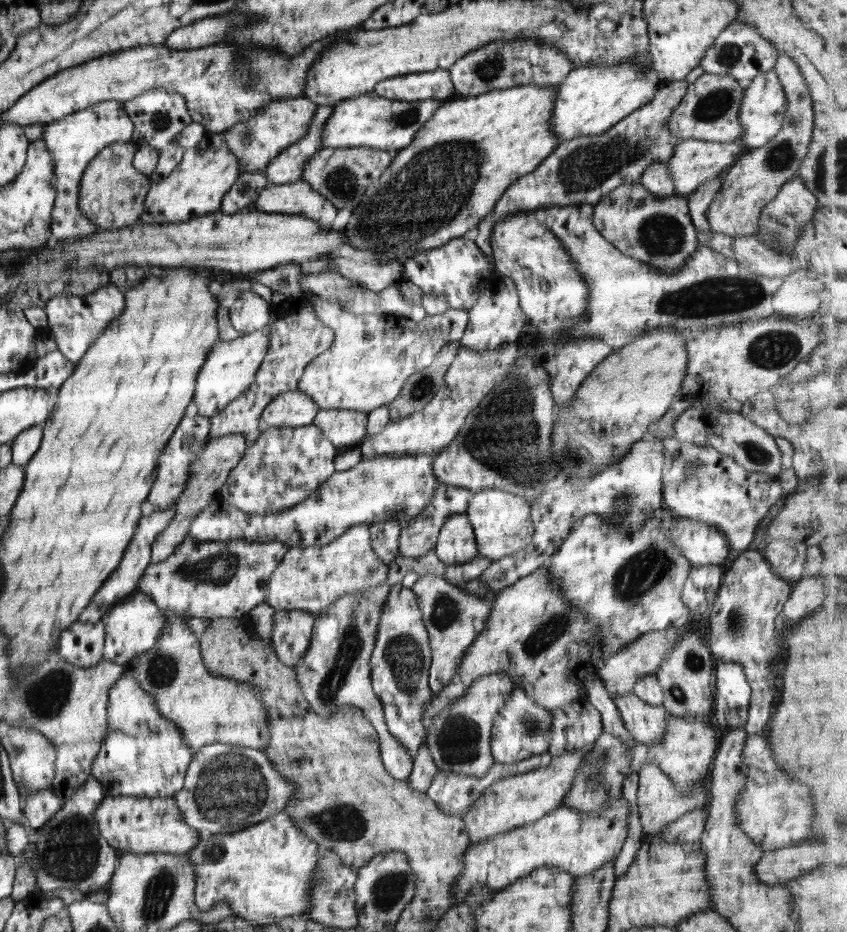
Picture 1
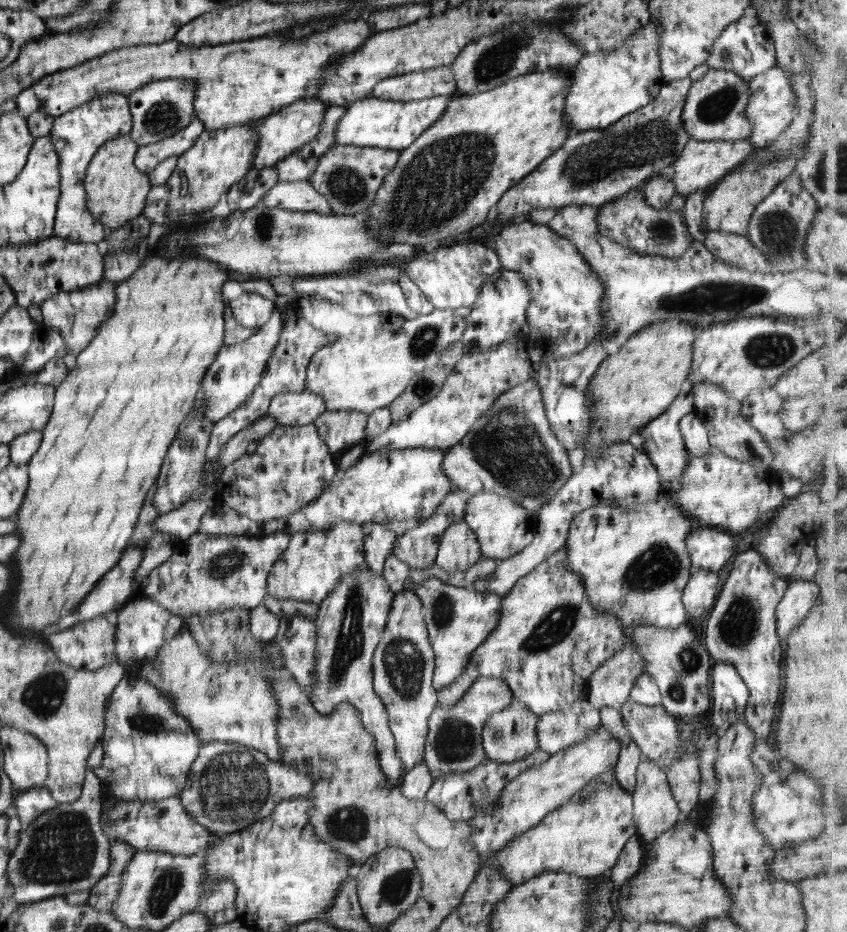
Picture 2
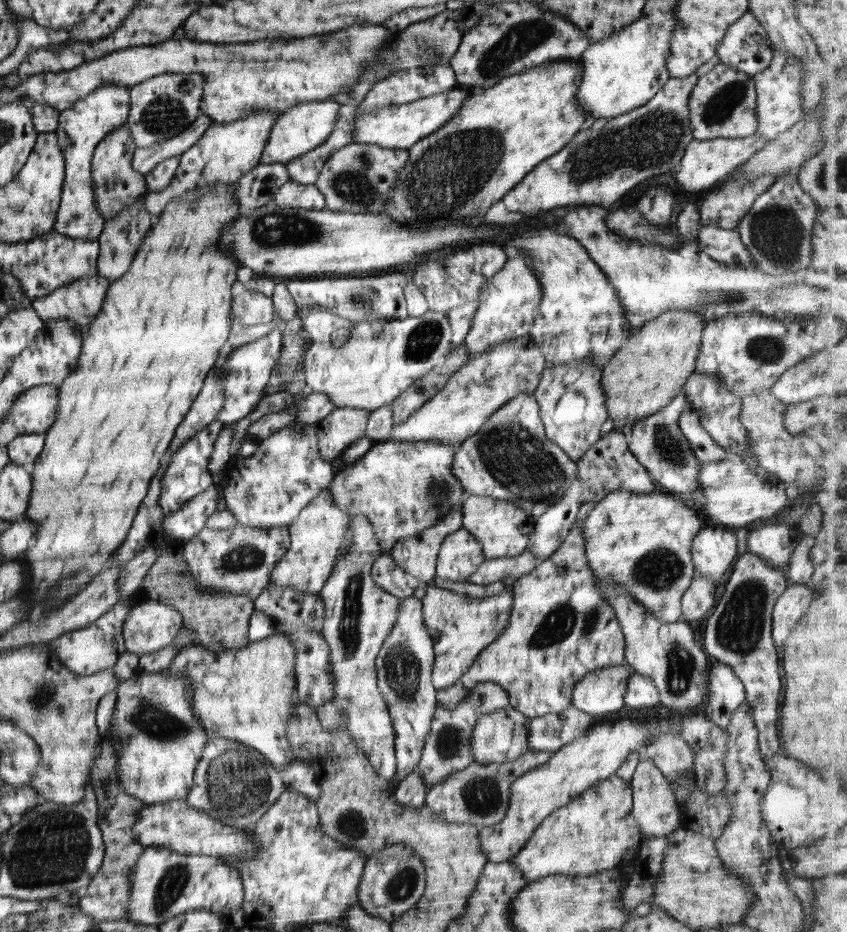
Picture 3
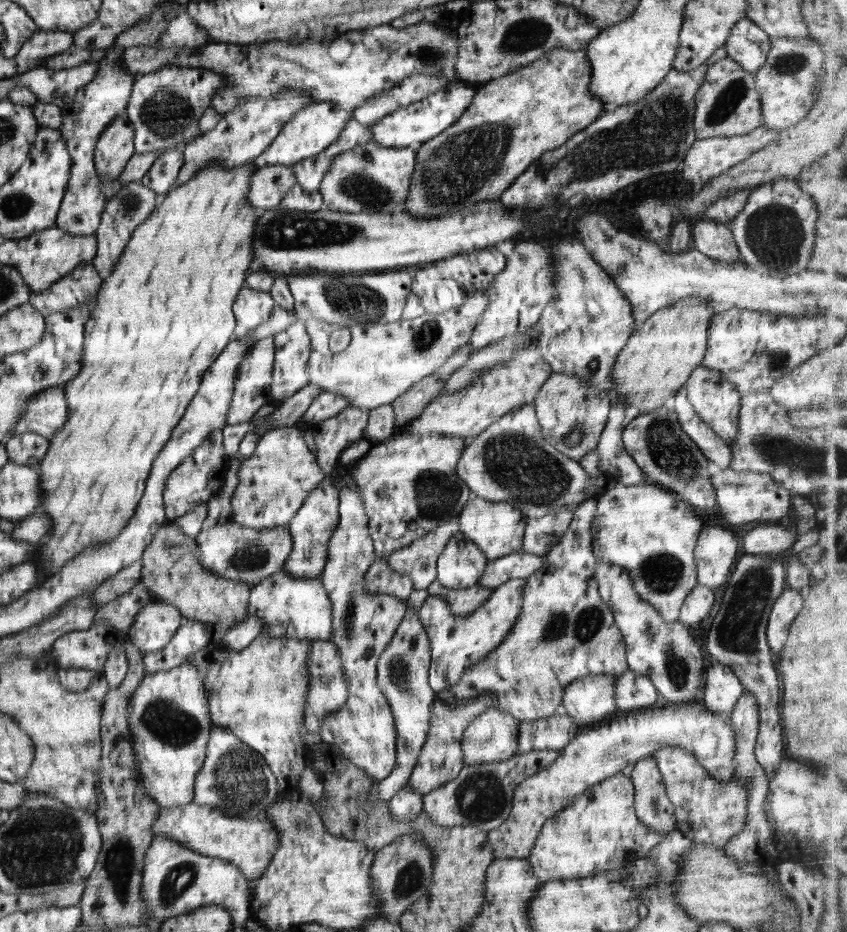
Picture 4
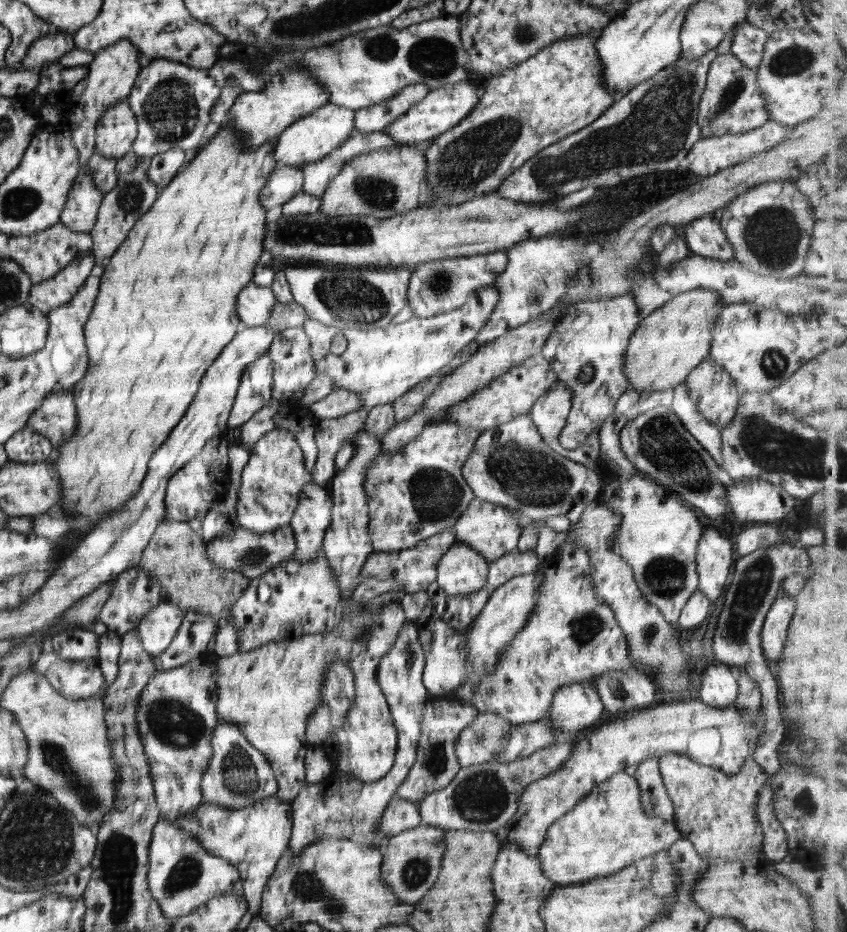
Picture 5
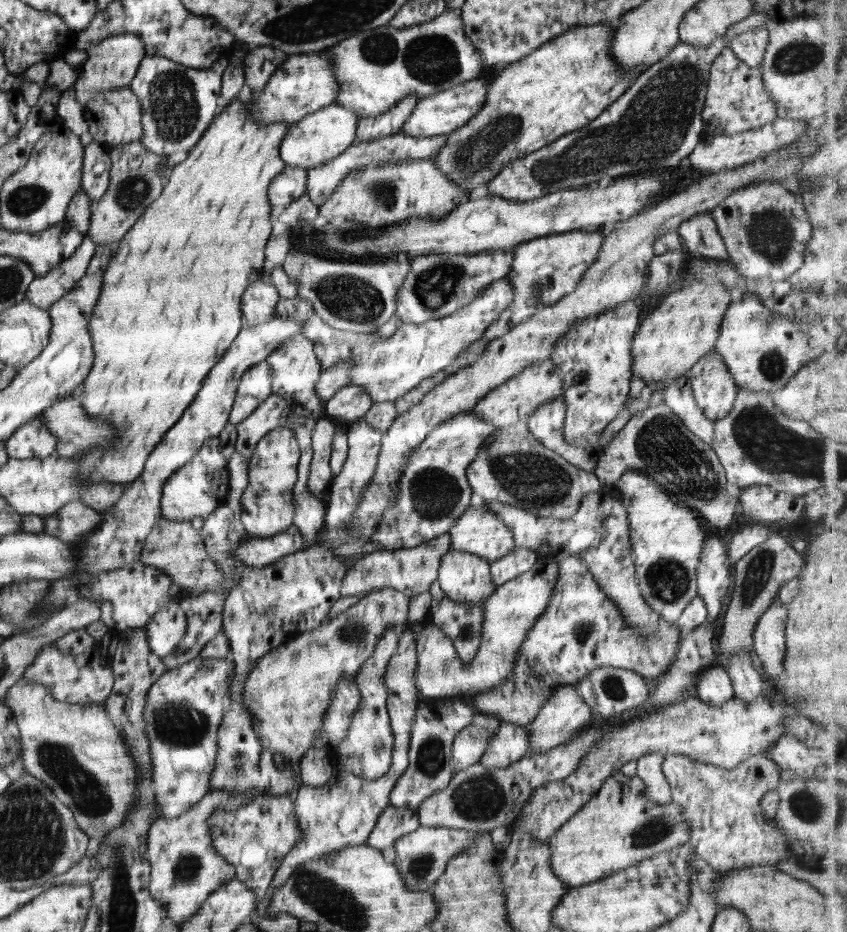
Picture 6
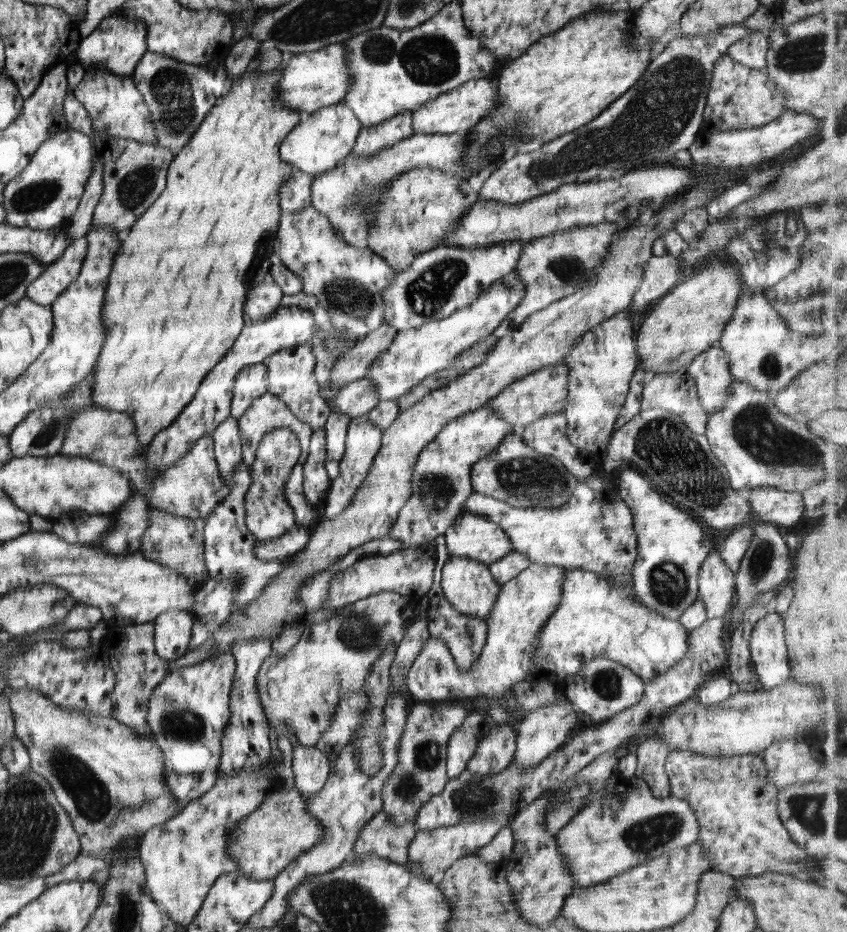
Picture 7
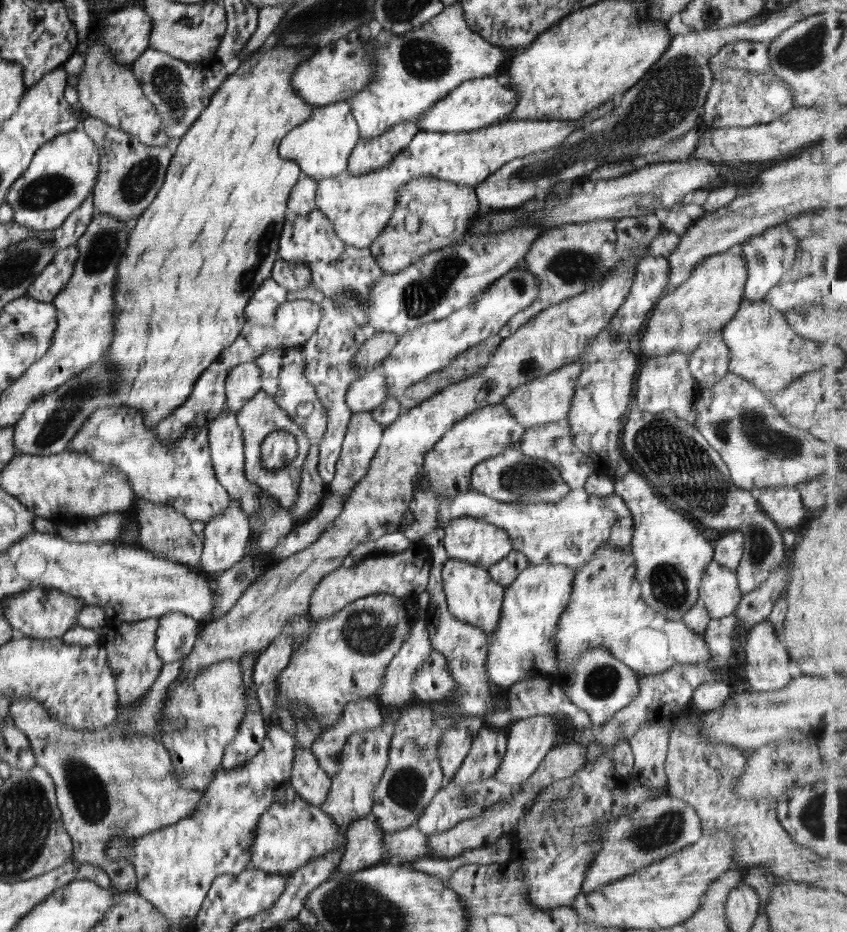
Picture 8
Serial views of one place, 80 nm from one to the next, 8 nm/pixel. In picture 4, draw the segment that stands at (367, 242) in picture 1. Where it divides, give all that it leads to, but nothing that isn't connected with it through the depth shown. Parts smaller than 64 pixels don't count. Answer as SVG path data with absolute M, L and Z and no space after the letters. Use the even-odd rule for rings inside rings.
M586 47L577 50L551 49L535 62L477 86L471 104L458 120L415 149L414 171L402 212L428 219L470 208L479 201L498 200L507 185L540 154L556 149L591 124L603 110L602 102L588 91L591 66L585 57Z

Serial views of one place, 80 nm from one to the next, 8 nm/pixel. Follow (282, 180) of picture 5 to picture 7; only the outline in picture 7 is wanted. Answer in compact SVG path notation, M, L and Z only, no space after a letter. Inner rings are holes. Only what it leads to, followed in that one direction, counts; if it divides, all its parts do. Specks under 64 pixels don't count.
M292 167L290 180L284 182L278 190L281 214L299 212L302 208L311 205L311 181L312 177L309 174Z

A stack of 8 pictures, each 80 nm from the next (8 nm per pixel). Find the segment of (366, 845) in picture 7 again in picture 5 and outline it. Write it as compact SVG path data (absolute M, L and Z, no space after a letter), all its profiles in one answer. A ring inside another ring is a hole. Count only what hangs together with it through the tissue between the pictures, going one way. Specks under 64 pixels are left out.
M391 797L378 824L380 832L387 838L417 827L422 824L417 802Z

